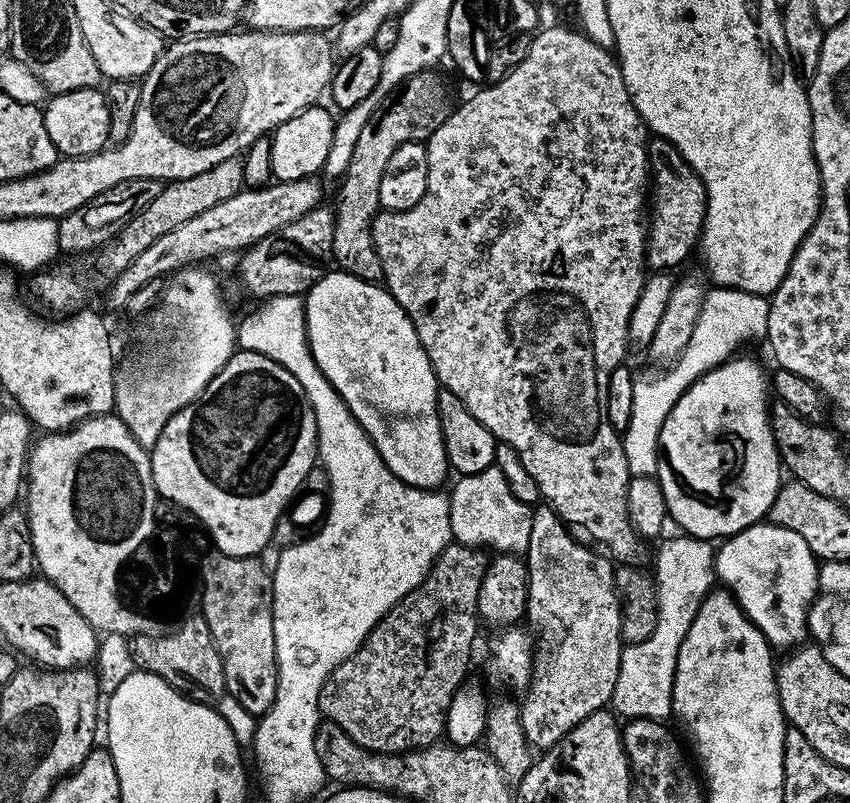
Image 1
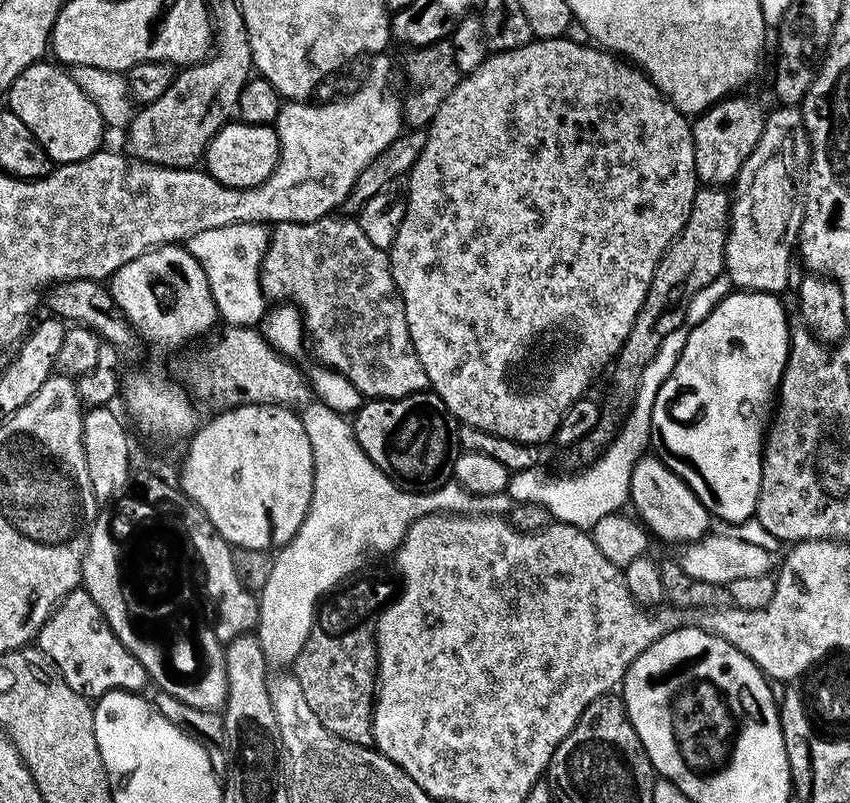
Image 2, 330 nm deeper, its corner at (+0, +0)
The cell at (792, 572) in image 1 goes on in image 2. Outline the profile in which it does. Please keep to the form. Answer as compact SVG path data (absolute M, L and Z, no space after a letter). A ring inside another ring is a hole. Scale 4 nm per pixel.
M645 454L636 461L628 494L631 507L636 507L635 515L655 539L657 536L660 540L669 540L675 546L683 546L691 544L693 540L701 540L709 531L708 509L688 489L686 482L682 482L682 478L670 471L655 454Z

